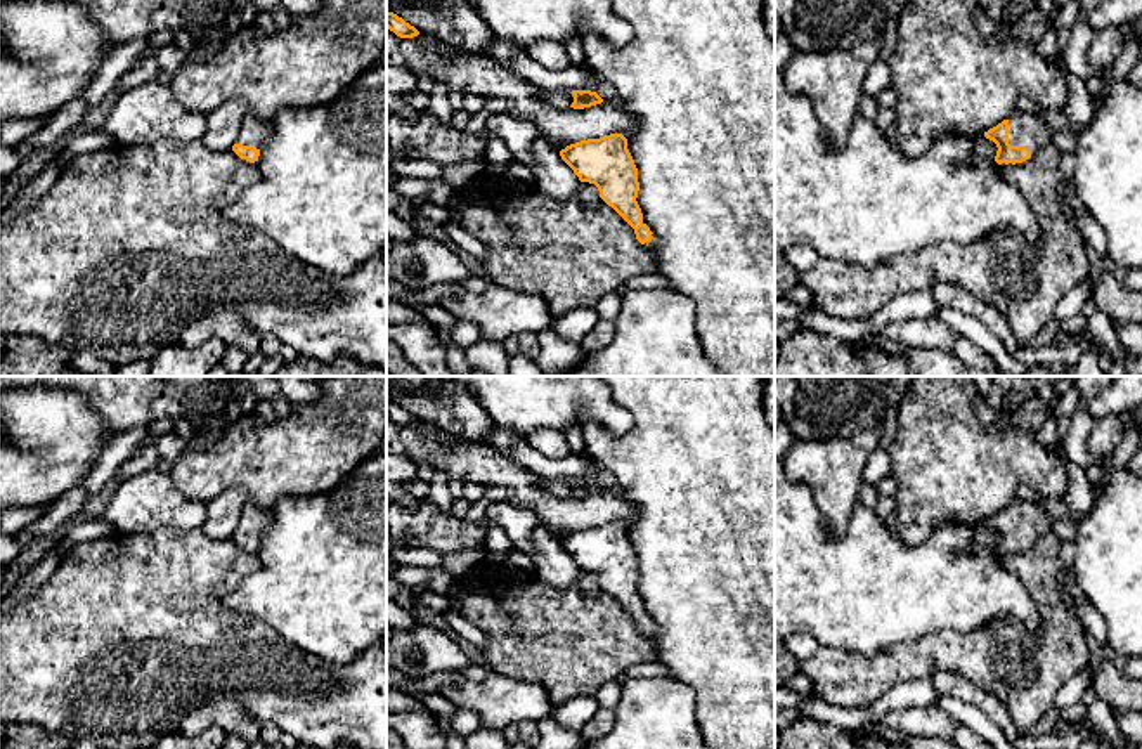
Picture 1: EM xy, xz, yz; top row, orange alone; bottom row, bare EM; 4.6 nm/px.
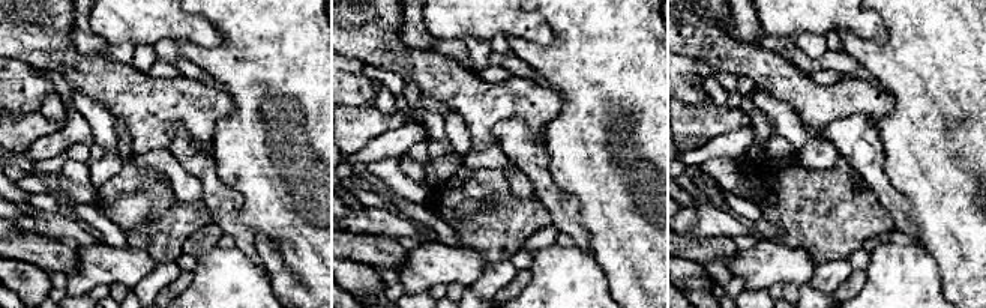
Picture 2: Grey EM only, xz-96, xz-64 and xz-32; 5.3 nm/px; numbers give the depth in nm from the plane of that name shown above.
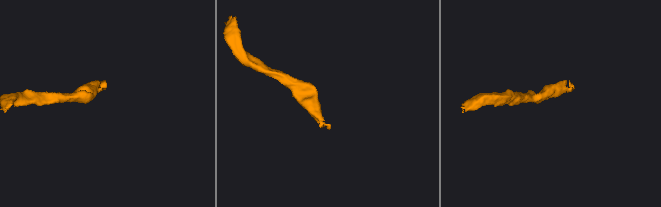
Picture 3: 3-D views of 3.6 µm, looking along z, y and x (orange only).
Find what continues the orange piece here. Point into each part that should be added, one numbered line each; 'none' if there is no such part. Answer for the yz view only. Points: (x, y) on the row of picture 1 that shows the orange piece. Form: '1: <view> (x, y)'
1: yz (1025, 129)

